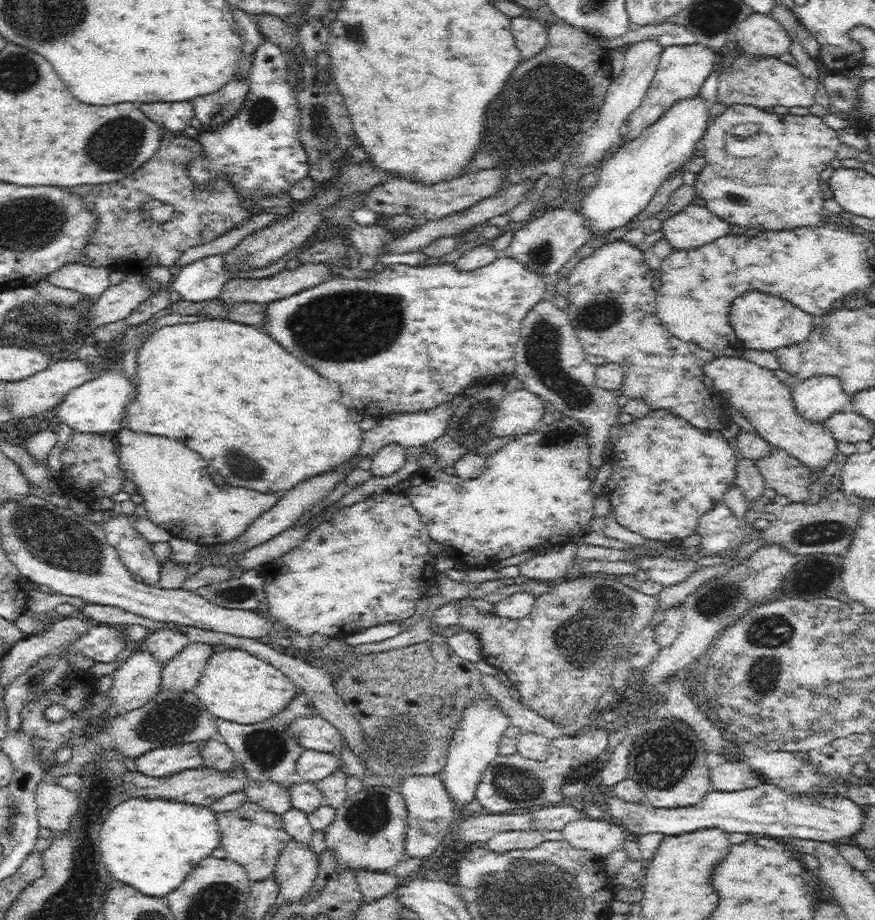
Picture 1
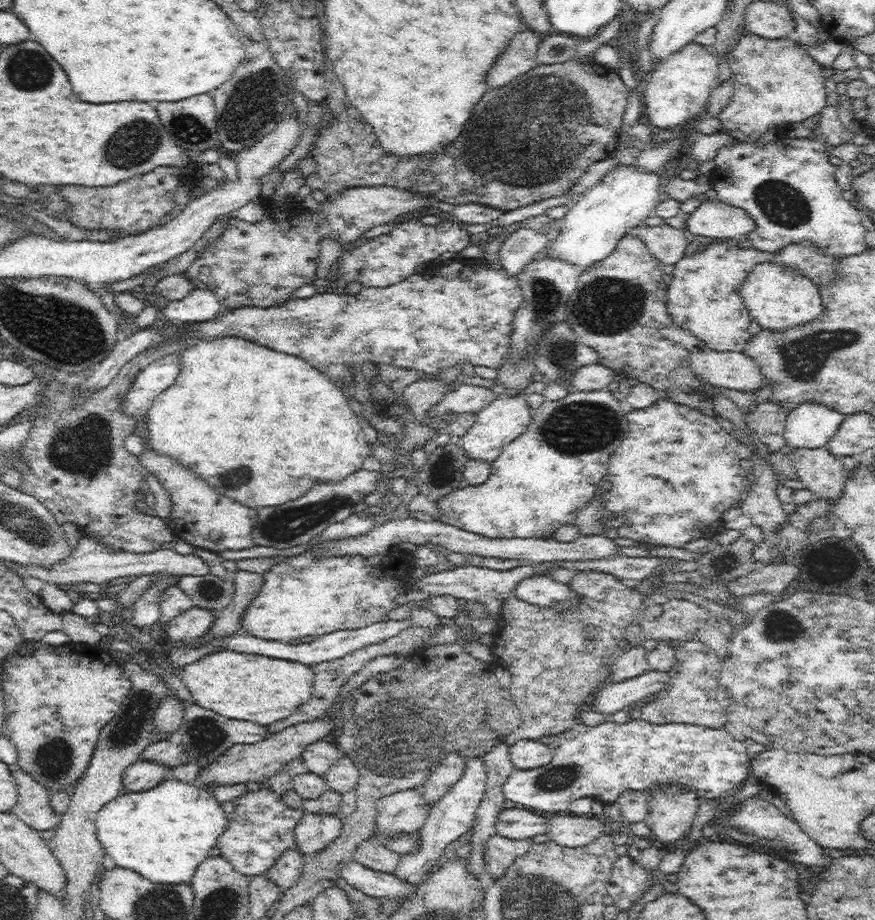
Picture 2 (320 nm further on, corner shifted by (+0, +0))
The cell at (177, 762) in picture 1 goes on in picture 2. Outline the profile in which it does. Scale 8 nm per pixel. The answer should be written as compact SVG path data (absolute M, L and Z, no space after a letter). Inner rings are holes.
M143 757L123 770L123 786L125 792L144 792L158 786L166 778L170 766L159 762L150 762Z

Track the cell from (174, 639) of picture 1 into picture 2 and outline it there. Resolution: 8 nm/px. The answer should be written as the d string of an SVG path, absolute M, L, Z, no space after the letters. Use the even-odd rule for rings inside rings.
M193 606L187 612L166 623L165 632L172 641L196 640L210 630L216 615L217 612Z

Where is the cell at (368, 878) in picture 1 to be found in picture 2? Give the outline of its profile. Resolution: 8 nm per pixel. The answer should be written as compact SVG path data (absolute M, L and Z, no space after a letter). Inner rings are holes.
M373 836L356 847L353 858L366 868L392 873L398 866L400 855L388 849L381 840Z

